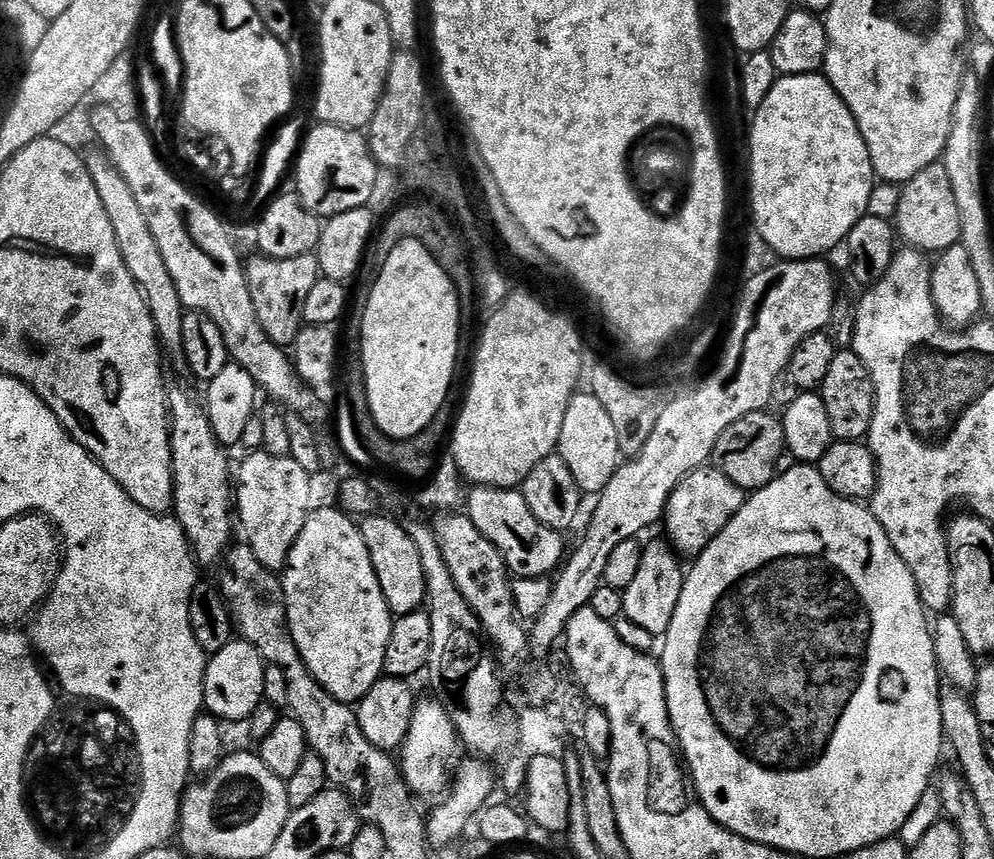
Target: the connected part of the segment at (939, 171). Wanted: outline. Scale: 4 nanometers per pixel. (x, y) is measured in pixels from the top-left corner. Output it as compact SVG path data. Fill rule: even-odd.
M943 163L926 166L926 170L903 185L901 192L904 193L896 208L894 224L898 229L899 239L905 245L925 254L939 254L960 243L962 218L958 214L958 202L954 202L954 190L950 187L950 178L946 175Z

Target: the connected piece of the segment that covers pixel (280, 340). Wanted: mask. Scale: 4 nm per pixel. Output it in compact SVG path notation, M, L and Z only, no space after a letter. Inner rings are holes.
M256 254L252 261L247 261L246 275L250 298L254 302L254 310L258 314L258 322L262 322L262 330L270 334L270 338L281 346L295 345L296 335L304 324L304 307L314 282L321 279L320 263L315 255L295 256L276 260L273 256Z

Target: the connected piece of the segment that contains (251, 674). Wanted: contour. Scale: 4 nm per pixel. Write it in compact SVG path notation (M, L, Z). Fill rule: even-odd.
M233 638L222 650L211 653L208 668L204 671L204 707L221 722L247 721L264 699L264 669L266 661L250 642Z

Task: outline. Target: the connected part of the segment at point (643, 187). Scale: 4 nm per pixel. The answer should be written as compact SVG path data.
M660 120L660 124L648 124L624 152L624 176L628 176L628 188L636 192L636 200L644 204L644 212L652 212L656 220L676 220L688 204L692 204L692 192L696 192L696 176L692 176L692 164L696 164L696 144L688 132L680 132L676 124Z

